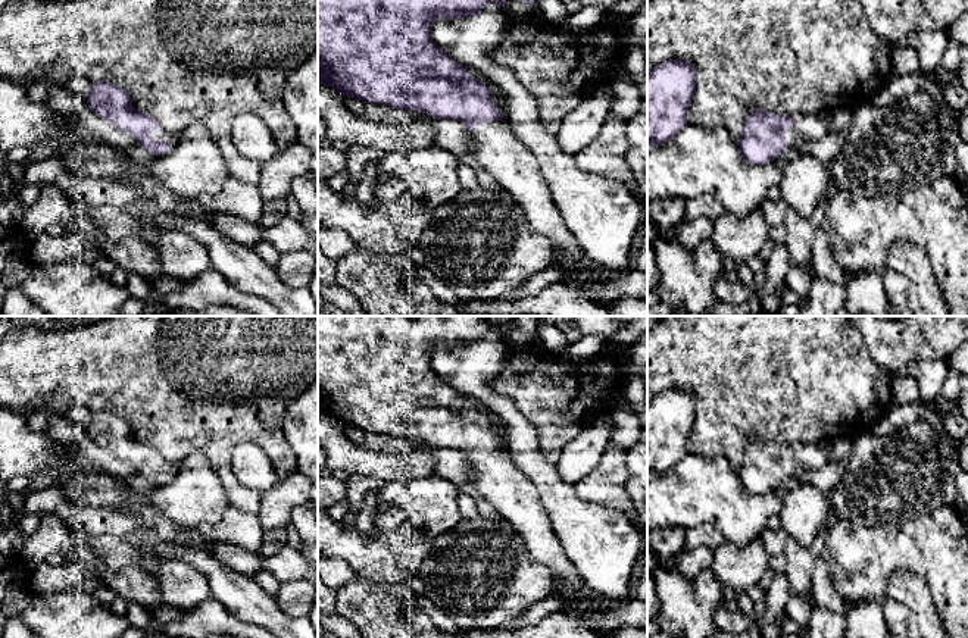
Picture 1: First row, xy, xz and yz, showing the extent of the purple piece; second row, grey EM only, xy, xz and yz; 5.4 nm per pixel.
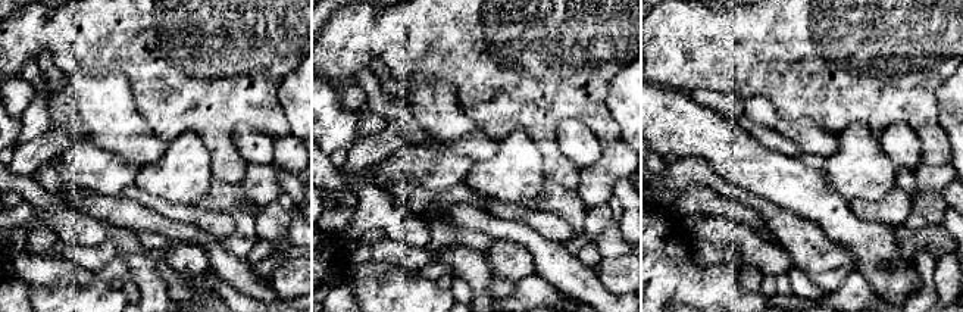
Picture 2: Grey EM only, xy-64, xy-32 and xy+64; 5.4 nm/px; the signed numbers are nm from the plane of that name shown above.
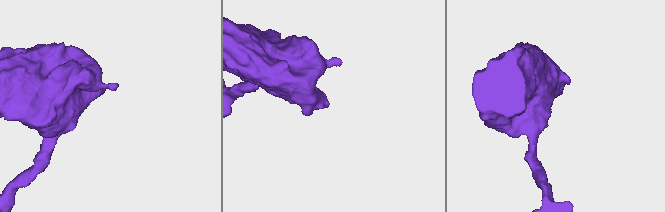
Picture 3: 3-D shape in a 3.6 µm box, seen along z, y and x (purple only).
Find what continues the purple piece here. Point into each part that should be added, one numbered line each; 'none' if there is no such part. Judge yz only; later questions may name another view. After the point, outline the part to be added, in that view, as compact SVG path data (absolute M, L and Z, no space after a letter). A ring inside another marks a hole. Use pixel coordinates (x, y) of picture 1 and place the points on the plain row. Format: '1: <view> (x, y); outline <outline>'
1: yz (806, 457); outline M797 442L793 445L793 456L787 460L787 473L790 478L797 476L803 472L815 472L822 469L827 463L830 463L831 442L811 442L802 444Z

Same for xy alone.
1: xy (158, 465); outline M157 459L152 462L152 467L154 470L163 470L163 472L169 472L172 476L177 473L178 470L178 465L163 460L163 459Z

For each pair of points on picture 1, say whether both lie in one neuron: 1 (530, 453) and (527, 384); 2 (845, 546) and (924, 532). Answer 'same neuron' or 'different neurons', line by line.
1: different neurons
2: same neuron

